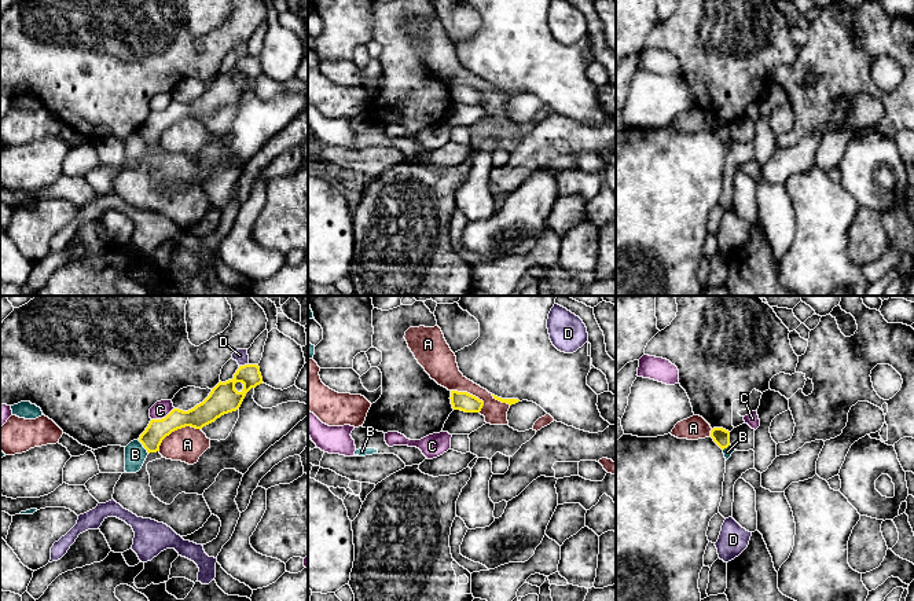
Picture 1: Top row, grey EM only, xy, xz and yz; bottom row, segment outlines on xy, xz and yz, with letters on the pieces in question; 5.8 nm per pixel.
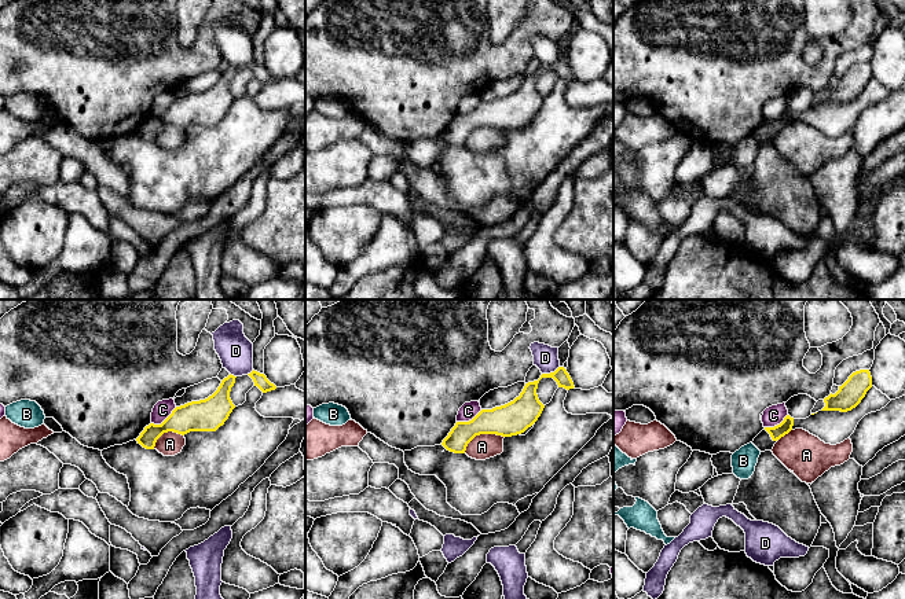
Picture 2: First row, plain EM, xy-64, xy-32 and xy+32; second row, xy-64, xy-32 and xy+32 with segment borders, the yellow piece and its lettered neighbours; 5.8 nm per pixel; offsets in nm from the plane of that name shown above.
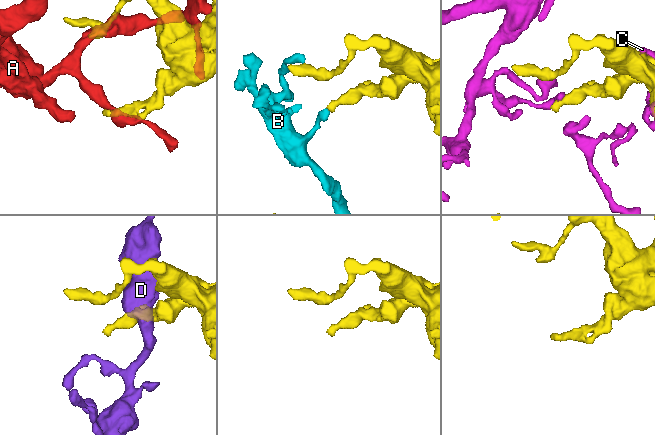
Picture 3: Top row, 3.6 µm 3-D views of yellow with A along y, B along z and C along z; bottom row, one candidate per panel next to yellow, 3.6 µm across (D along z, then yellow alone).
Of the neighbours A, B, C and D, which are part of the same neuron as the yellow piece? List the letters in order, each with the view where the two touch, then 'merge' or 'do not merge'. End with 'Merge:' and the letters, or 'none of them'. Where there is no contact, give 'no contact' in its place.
A: contact in xy; do not merge
B: contact in xy; do not merge
C: contact in xy; do not merge
D: contact in xy; do not merge
Merge: none of them

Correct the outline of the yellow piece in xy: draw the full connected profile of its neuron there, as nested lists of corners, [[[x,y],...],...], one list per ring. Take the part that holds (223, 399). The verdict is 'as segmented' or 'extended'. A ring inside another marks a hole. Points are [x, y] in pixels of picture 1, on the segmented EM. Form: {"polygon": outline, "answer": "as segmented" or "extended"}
{"polygon": [[[258,364],[239,366],[232,380],[220,381],[194,408],[188,411],[173,408],[165,418],[151,419],[139,441],[148,454],[157,452],[162,440],[172,432],[186,426],[202,429],[221,415],[236,411],[246,393],[260,384],[263,384],[263,377]]], "answer": "as segmented"}

